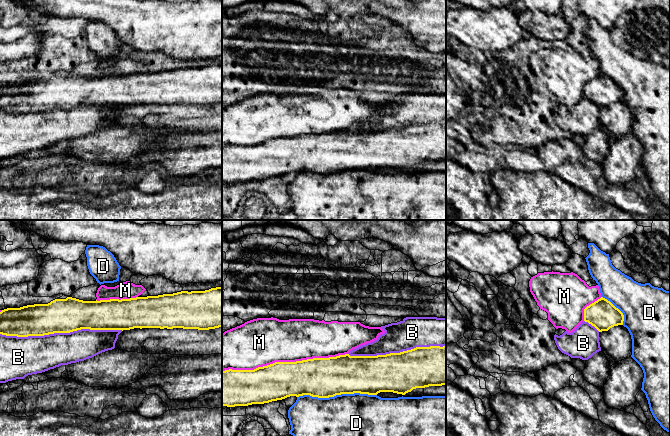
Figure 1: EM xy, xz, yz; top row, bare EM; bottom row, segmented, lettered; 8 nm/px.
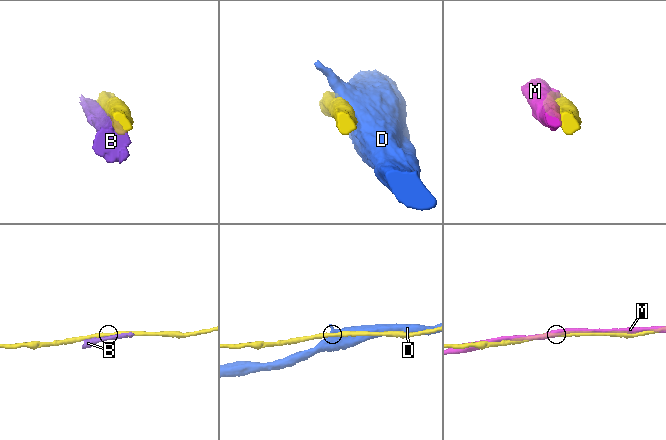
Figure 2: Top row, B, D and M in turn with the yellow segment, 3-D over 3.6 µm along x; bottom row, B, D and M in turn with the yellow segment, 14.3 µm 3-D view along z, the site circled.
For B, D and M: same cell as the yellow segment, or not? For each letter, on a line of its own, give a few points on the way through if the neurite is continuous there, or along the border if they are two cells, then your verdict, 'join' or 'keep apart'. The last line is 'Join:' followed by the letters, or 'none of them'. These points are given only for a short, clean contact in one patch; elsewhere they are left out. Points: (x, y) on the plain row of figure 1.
B: keep apart
D: keep apart
M: keep apart
Join: none of them

